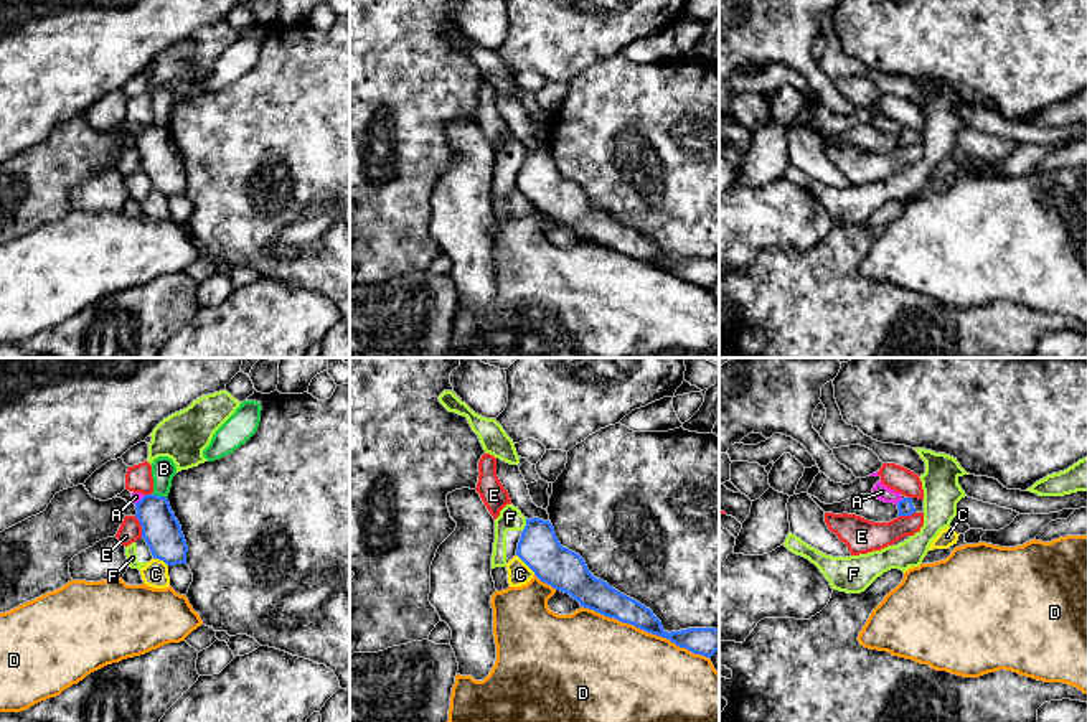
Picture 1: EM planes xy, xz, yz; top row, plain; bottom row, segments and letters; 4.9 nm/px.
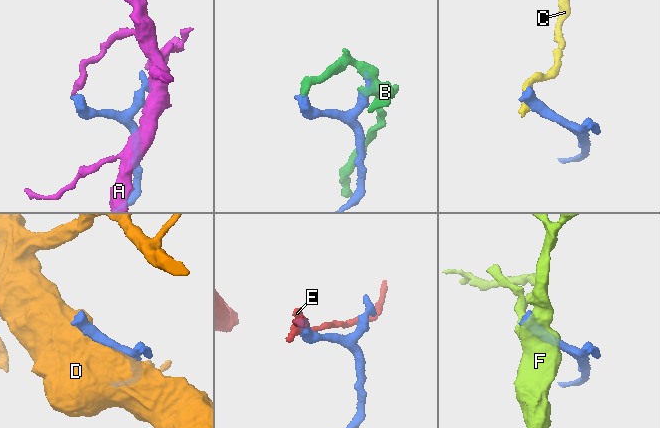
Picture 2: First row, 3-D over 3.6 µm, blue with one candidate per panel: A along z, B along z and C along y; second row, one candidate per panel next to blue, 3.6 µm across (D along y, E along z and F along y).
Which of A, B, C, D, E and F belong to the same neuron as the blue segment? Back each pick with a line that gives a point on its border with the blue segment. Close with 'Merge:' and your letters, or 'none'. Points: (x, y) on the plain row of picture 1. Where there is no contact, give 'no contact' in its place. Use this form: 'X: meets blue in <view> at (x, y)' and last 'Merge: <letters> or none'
Merge: none

